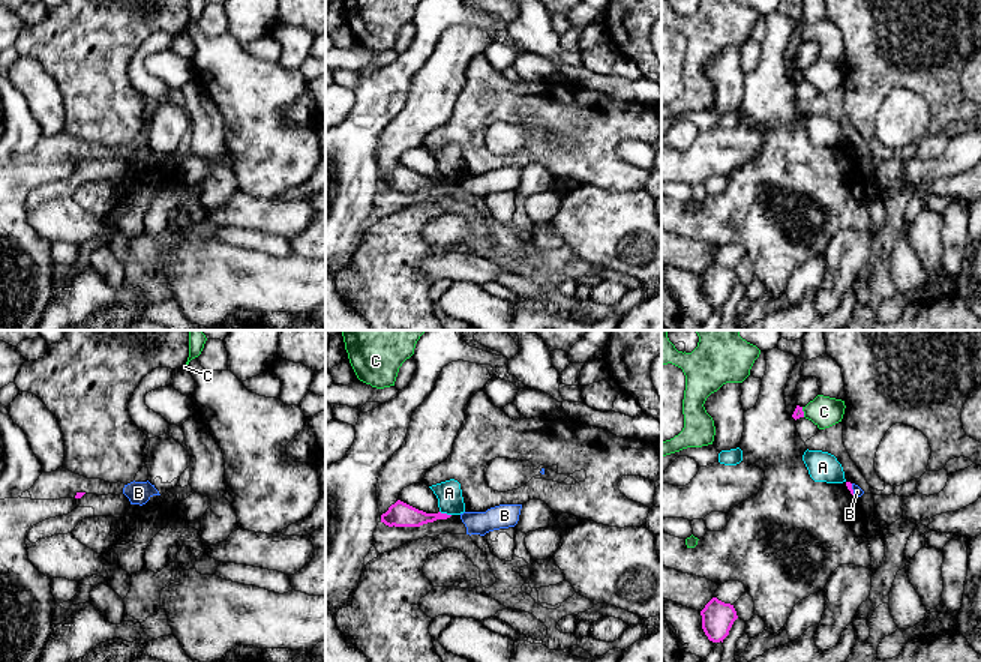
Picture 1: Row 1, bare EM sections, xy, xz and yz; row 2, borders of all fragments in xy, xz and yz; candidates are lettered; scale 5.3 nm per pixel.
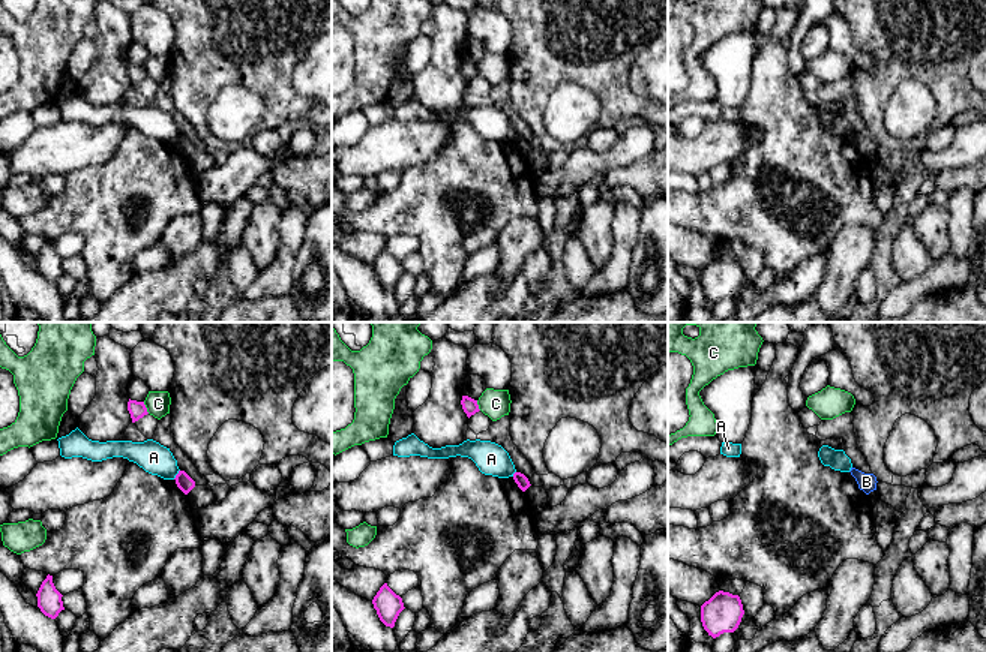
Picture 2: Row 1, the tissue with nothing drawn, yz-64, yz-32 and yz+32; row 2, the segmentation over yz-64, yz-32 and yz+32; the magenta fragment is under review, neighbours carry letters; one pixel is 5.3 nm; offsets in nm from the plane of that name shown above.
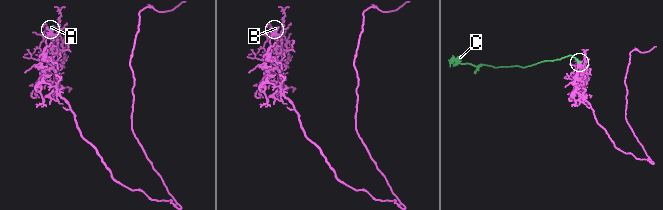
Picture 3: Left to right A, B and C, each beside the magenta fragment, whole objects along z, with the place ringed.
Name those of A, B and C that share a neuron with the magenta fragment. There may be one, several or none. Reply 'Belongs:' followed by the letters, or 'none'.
Belongs: none

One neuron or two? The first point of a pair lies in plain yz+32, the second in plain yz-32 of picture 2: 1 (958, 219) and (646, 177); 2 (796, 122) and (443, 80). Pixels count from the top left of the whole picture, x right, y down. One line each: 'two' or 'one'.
1: two
2: one

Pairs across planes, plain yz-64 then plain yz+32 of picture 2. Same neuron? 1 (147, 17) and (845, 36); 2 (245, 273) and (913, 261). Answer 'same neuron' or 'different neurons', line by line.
1: same neuron
2: same neuron

